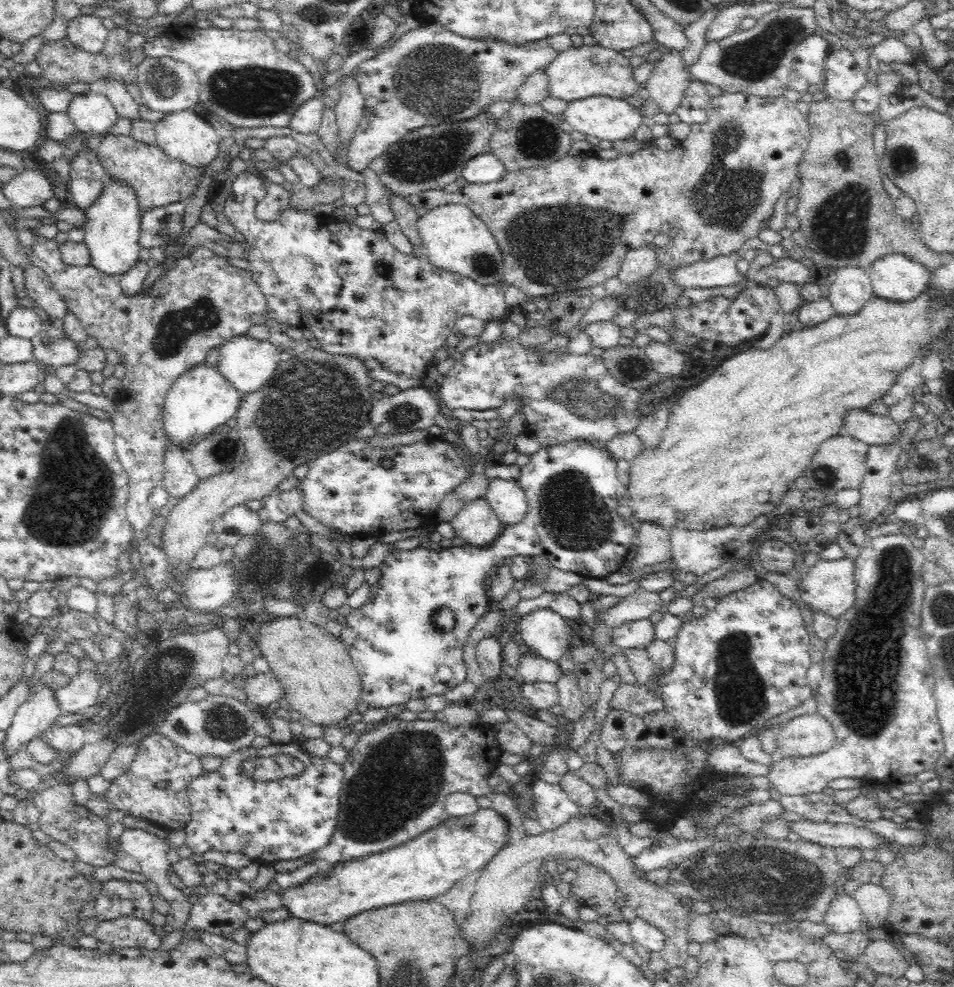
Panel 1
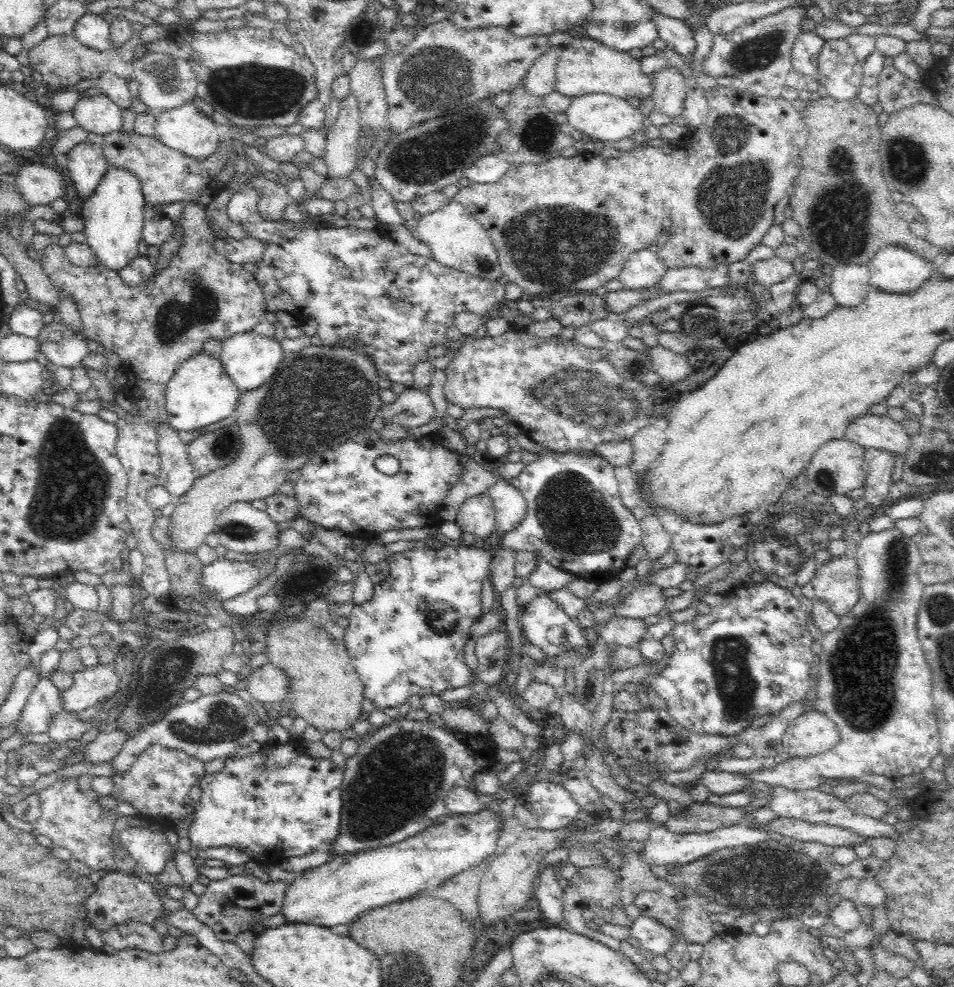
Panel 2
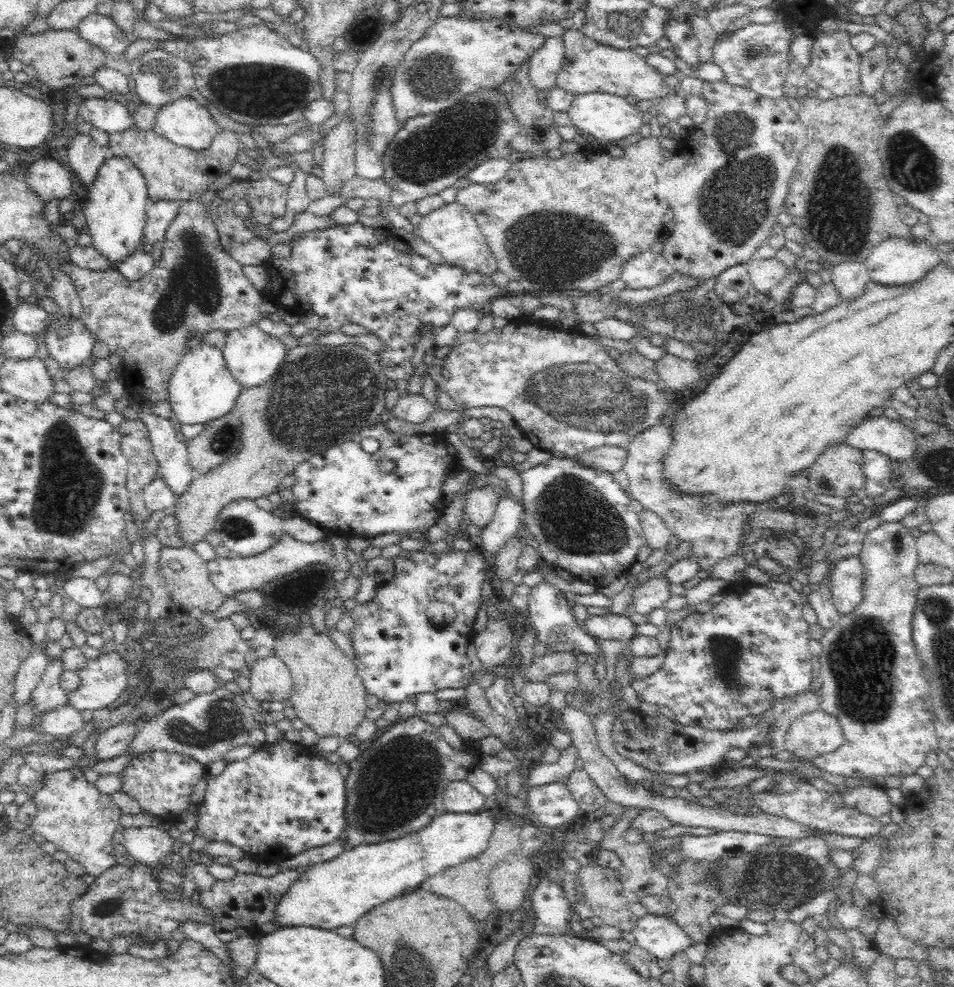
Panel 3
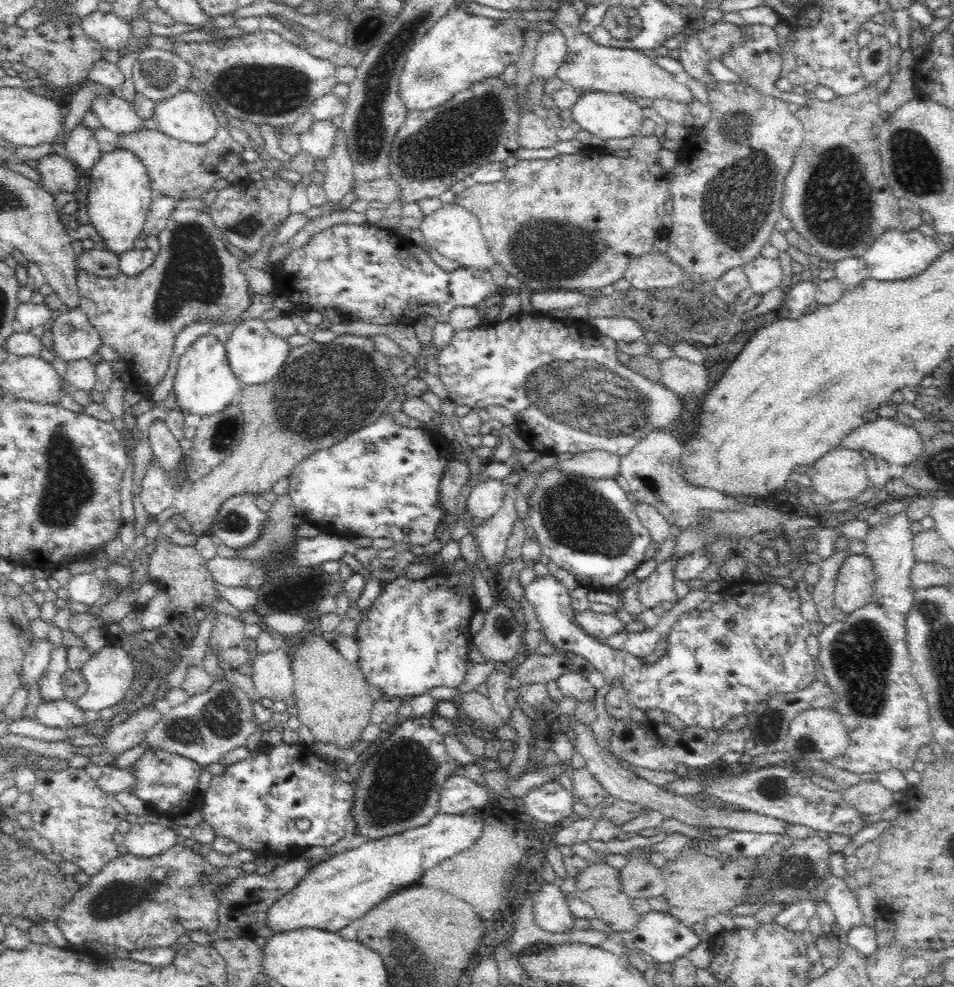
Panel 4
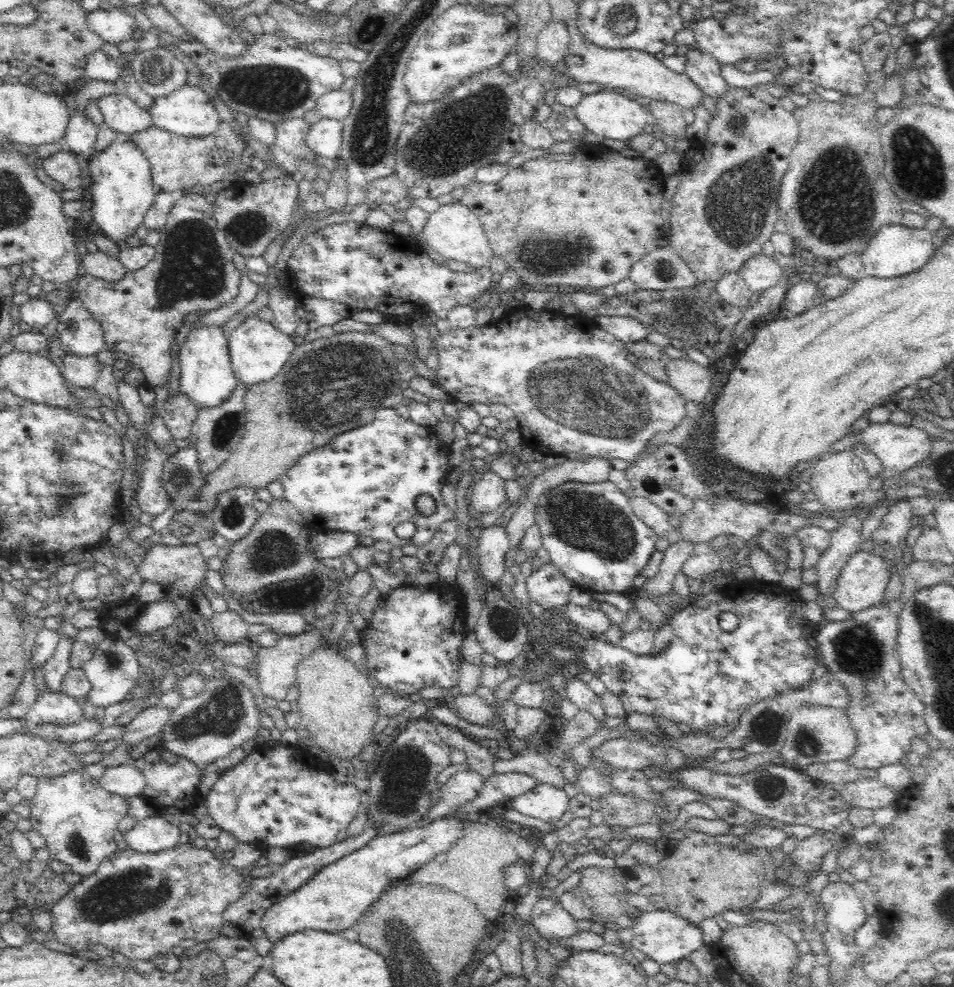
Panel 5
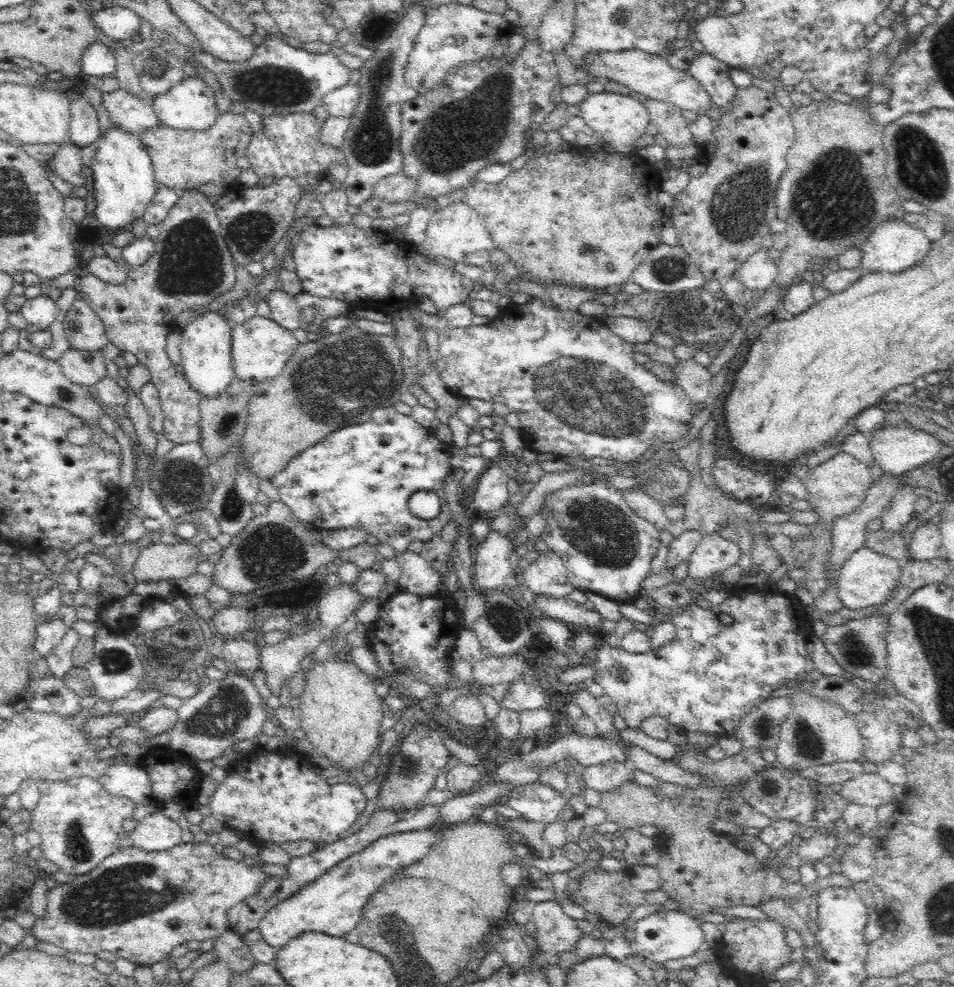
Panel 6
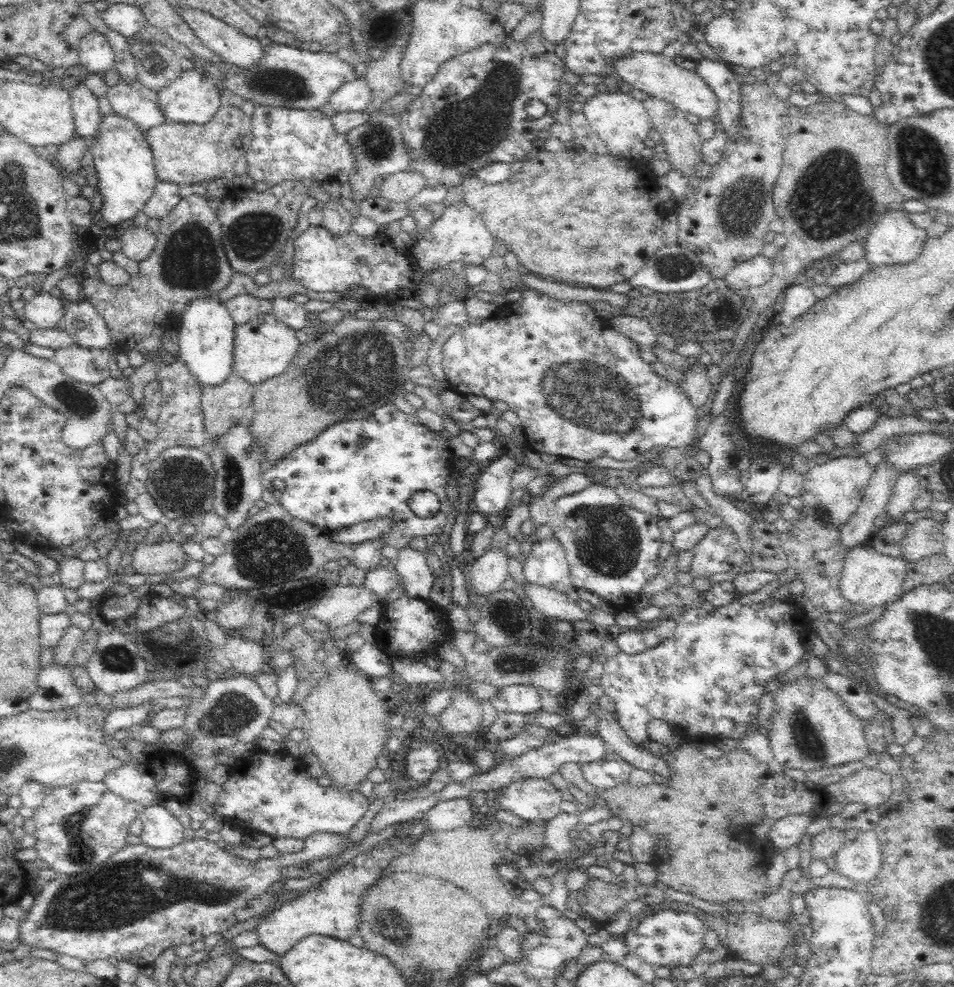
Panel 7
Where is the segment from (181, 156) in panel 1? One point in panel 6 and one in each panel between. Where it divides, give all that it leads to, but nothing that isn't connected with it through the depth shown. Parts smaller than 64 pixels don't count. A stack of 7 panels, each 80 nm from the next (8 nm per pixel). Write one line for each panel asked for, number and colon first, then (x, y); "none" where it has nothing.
2: (185, 128)
3: (185, 122)
4: (187, 116)
5: (188, 111)
6: (189, 105)

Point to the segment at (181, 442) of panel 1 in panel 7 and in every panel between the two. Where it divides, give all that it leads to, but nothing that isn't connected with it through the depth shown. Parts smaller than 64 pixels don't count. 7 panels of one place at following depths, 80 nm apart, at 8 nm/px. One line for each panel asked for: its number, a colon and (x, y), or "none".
2: (200, 393)
3: (201, 388)
4: (204, 385)
5: (206, 377)
6: (206, 347)
7: (206, 338)

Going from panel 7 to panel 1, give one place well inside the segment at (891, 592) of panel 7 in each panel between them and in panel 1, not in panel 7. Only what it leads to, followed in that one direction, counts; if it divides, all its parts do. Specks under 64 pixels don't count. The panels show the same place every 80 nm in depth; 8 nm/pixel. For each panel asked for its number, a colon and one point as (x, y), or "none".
1: (830, 586)
2: (836, 583)
3: (846, 579)
4: (854, 587)
5: (862, 580)
6: (866, 578)

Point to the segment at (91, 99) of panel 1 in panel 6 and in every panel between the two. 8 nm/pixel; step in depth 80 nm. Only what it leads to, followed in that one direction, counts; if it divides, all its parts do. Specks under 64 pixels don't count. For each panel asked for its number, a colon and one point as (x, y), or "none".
2: (99, 114)
3: (110, 116)
4: (117, 114)
5: (121, 113)
6: (136, 115)

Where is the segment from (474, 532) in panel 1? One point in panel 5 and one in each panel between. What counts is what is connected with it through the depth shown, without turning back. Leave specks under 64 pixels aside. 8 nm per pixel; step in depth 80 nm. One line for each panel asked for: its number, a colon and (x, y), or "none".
2: (476, 514)
3: (481, 503)
4: (484, 500)
5: (488, 493)

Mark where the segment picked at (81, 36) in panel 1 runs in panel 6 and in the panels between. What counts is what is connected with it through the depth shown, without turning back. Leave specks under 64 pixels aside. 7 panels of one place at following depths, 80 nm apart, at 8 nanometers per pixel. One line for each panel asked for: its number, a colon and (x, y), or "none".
2: (92, 29)
3: (101, 30)
4: (112, 31)
5: (116, 25)
6: (120, 23)

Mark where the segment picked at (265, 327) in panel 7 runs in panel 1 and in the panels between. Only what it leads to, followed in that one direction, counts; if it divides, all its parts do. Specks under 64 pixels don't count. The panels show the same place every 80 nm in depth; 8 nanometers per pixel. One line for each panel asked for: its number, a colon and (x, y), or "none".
1: (248, 364)
2: (249, 359)
3: (253, 357)
4: (255, 354)
5: (258, 351)
6: (261, 348)

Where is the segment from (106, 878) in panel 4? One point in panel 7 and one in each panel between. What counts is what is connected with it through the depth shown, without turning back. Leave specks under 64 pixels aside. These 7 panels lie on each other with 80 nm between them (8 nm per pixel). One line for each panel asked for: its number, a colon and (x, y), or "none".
5: (139, 905)
6: (137, 905)
7: (142, 901)

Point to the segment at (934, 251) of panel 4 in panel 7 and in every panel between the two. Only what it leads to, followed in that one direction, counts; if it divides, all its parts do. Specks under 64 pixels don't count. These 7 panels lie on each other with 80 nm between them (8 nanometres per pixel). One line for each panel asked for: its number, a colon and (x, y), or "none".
5: (895, 250)
6: (893, 246)
7: (894, 239)

